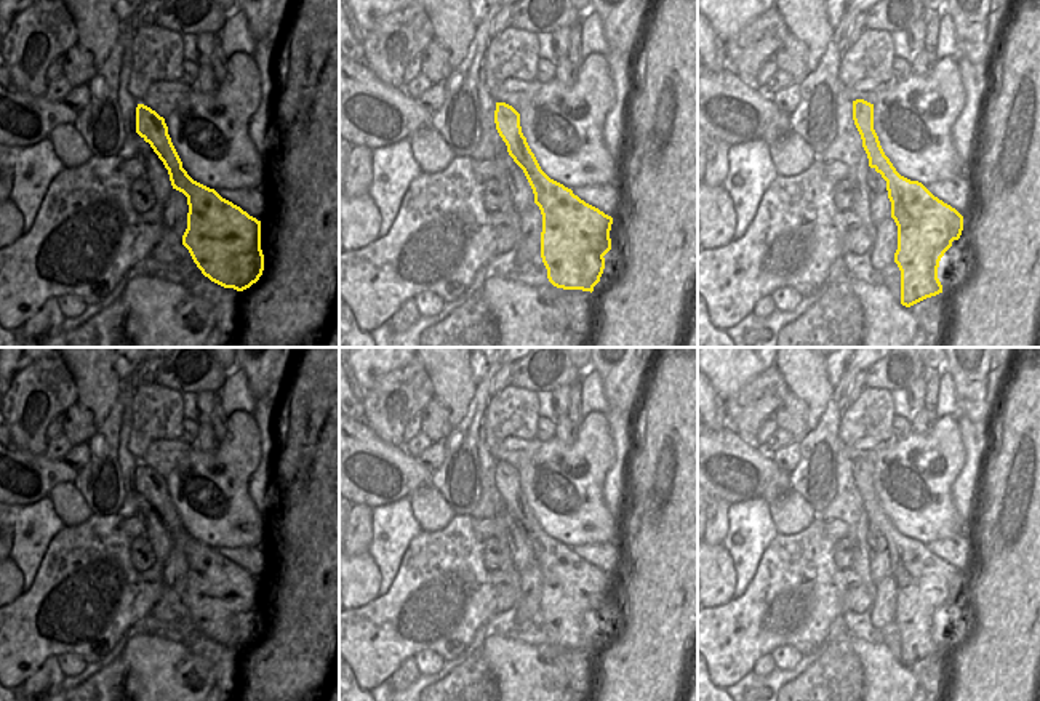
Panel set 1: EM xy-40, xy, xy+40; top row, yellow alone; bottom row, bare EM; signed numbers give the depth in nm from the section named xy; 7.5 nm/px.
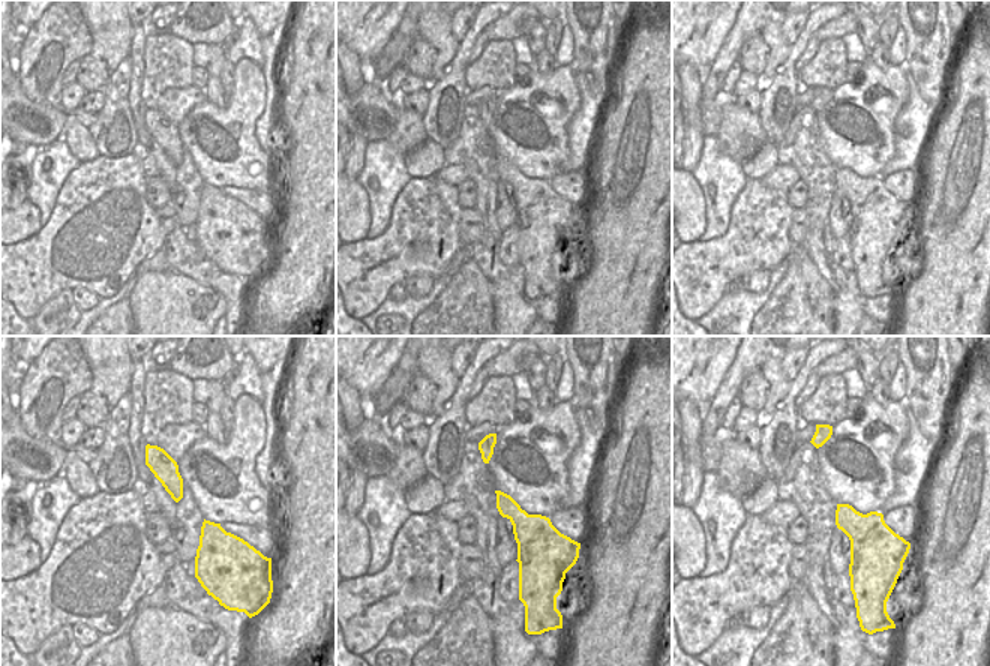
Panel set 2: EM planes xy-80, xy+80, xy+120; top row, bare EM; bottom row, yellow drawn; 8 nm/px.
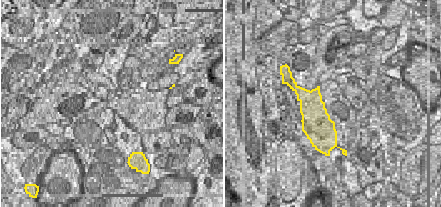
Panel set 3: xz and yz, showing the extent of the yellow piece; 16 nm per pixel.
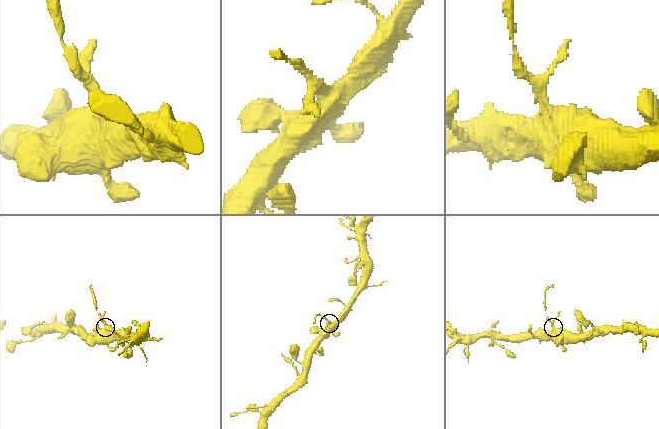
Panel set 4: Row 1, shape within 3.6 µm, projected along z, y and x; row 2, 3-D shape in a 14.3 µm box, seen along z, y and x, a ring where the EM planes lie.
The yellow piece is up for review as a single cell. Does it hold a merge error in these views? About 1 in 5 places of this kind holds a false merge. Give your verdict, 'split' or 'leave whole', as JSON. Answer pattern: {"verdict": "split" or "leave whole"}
{"verdict": "leave whole"}

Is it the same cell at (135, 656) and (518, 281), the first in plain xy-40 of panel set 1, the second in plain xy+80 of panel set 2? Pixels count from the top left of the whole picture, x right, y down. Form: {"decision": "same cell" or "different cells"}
{"decision": "different cells"}

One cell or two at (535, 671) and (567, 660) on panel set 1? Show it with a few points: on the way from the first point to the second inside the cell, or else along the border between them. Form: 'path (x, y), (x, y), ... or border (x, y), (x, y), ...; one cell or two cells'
border (524, 642), (556, 663), (568, 684); two cells

